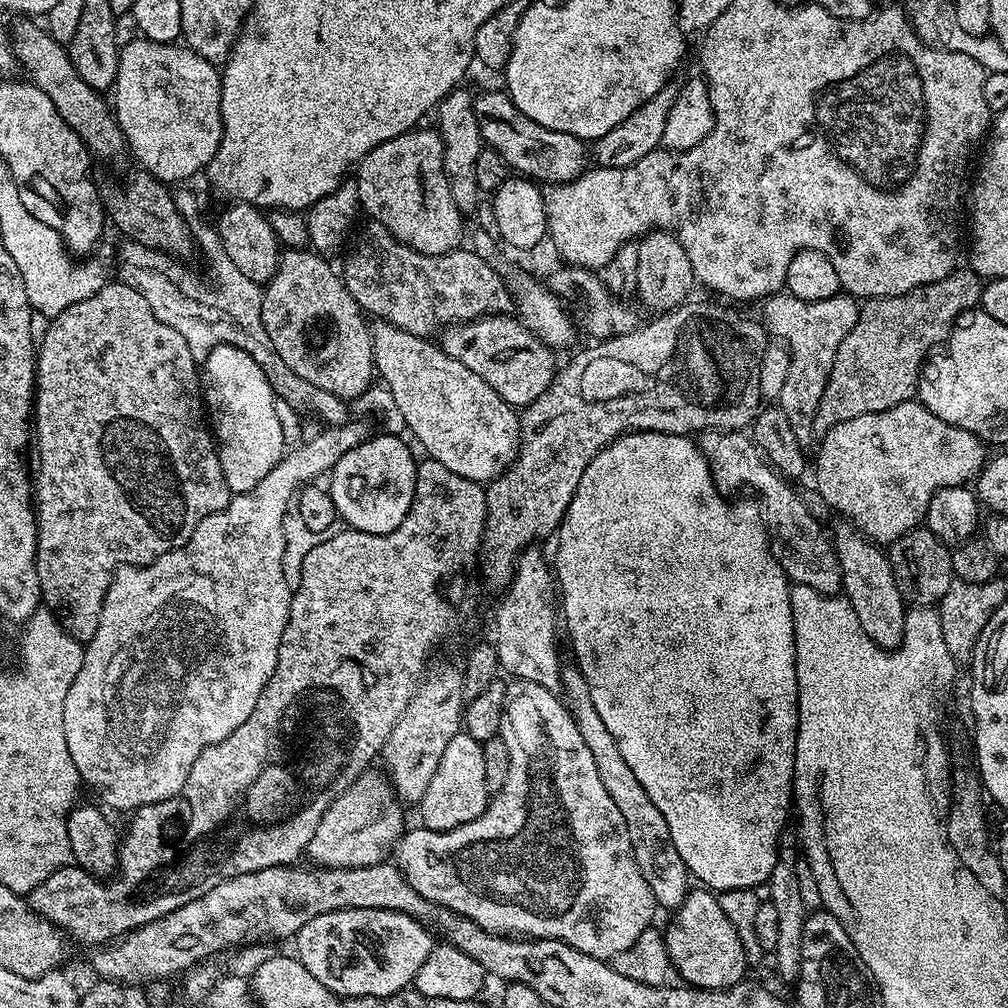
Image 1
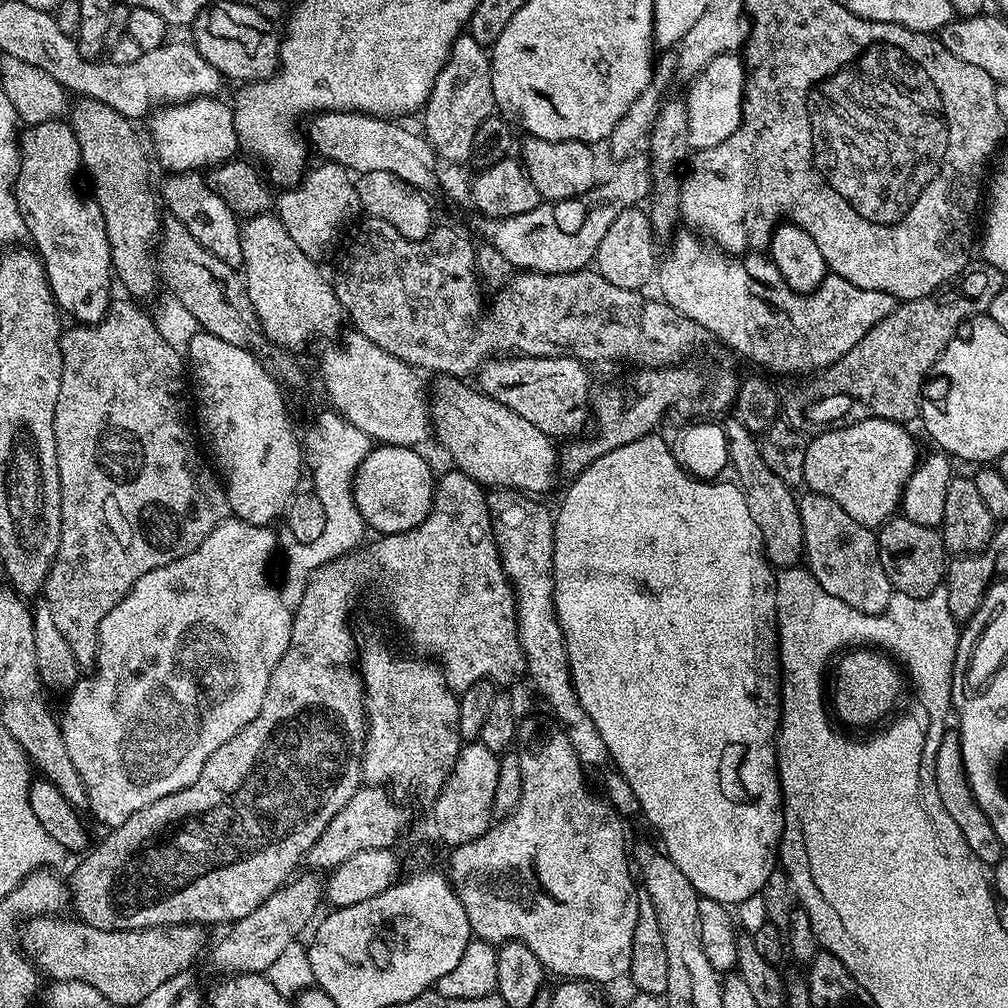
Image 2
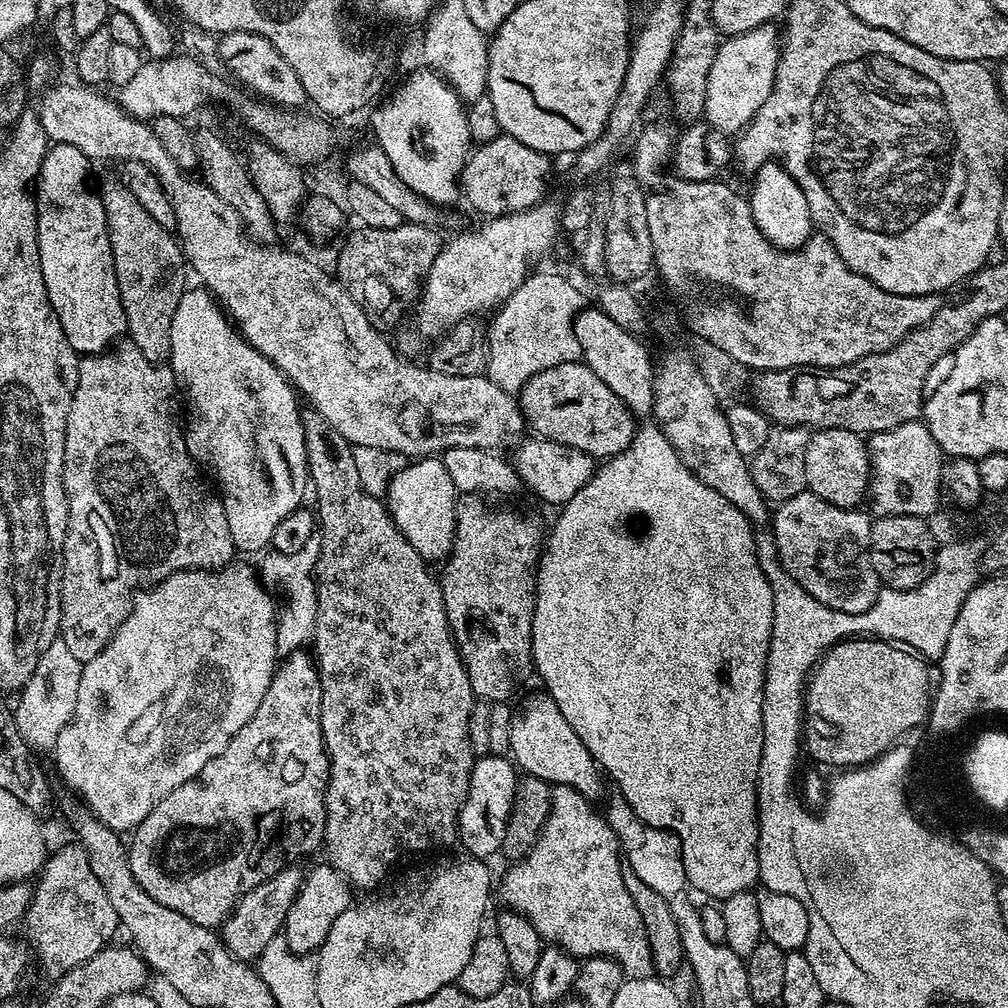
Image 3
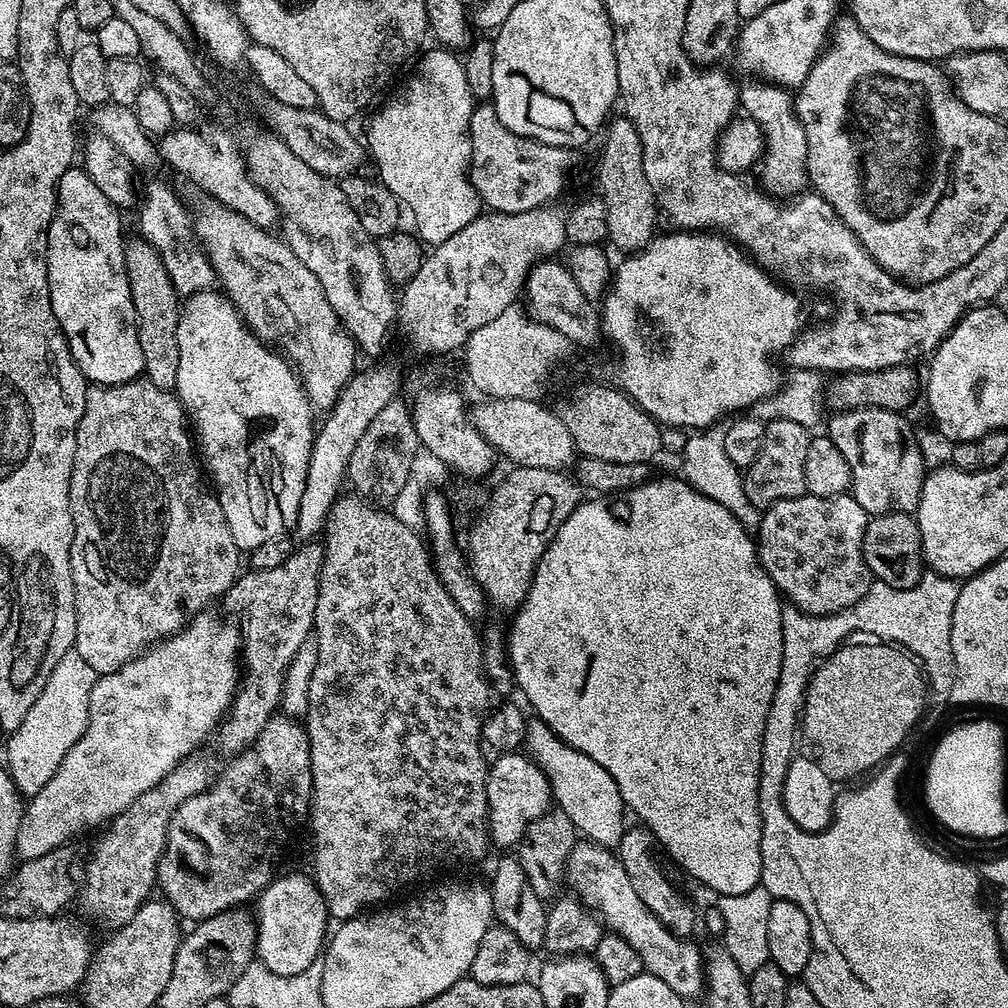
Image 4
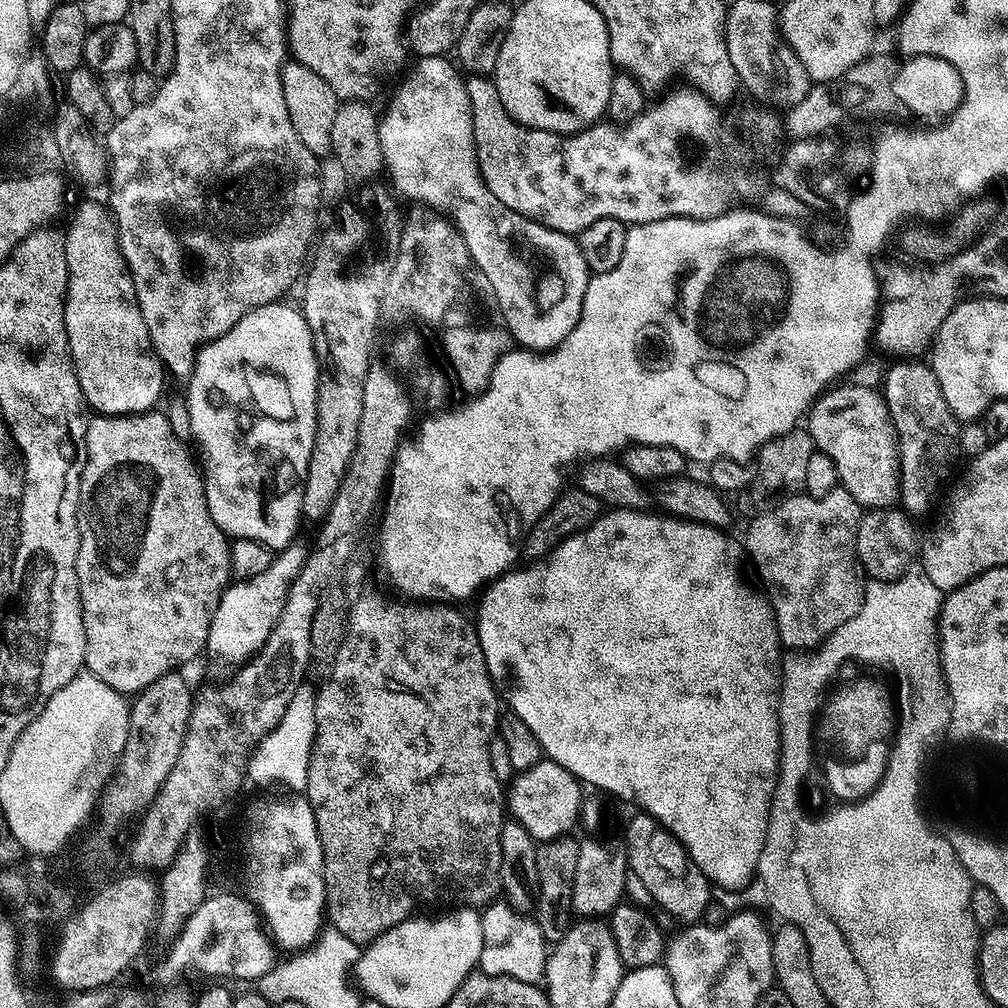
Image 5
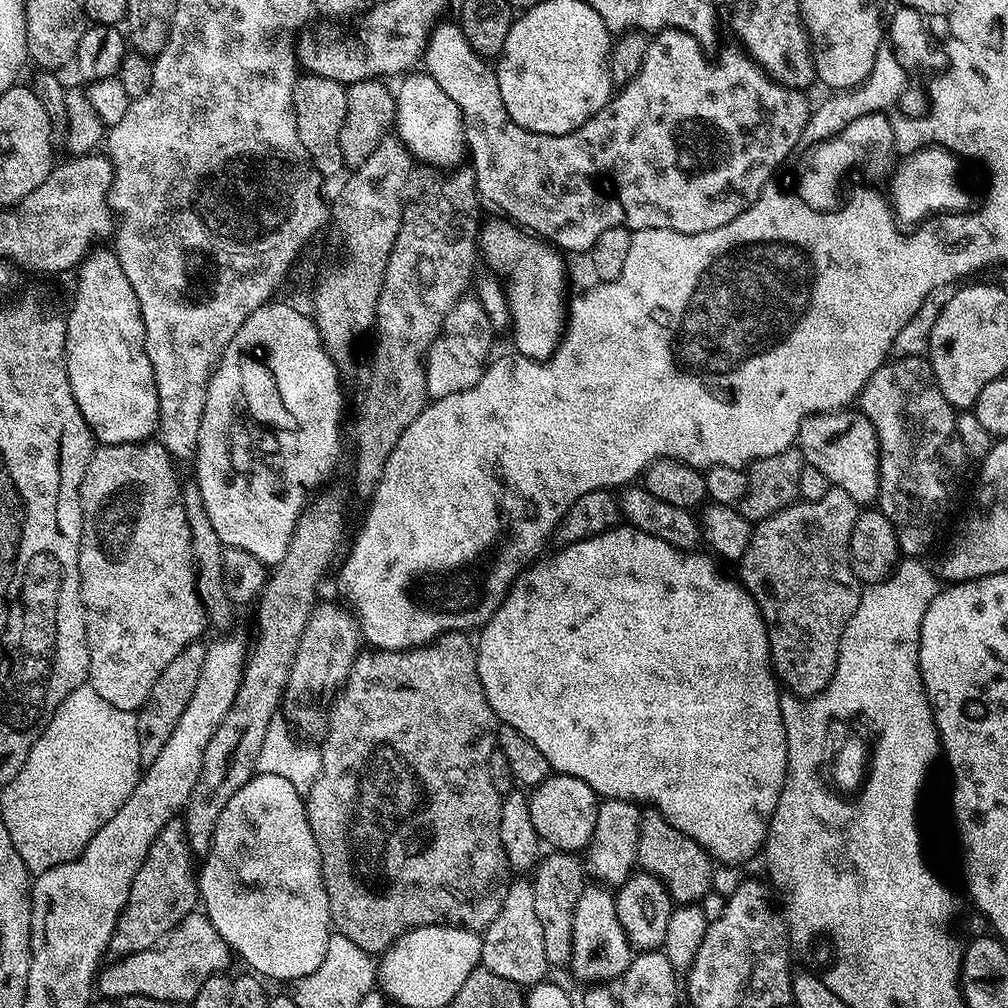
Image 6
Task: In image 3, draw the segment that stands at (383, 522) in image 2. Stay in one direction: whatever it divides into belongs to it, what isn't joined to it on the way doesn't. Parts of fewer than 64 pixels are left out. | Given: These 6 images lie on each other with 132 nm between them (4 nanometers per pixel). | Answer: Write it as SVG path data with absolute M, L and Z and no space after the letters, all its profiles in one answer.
M416 458L392 476L386 493L388 512L425 562L443 562L452 552L456 533L458 489L440 458Z

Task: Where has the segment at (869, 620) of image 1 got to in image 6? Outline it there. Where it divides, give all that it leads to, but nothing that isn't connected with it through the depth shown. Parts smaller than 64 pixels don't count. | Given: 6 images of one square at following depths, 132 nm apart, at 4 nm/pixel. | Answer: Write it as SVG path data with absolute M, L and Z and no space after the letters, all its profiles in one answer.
M829 487L826 498L818 498L818 502L797 502L759 521L753 527L746 554L739 561L738 579L759 606L768 631L773 673L791 695L817 696L826 690L836 673L840 639L862 599L861 582L850 566L850 534L857 515L858 505L854 498L850 498L846 490Z

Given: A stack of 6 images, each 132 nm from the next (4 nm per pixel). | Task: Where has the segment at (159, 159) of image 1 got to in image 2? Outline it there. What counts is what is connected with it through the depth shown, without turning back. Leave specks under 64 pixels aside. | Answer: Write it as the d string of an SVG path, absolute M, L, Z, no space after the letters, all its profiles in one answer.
M200 96L184 103L169 103L167 106L157 107L151 113L147 121L148 128L152 131L151 147L154 149L155 159L157 156L168 167L169 173L208 170L237 155L240 139L234 130L232 110L221 100Z

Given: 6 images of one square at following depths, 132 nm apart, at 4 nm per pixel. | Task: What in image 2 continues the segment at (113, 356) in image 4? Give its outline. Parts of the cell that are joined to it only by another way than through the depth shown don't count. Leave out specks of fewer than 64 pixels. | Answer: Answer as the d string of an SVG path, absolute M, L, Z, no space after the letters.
M63 119L27 125L19 133L20 169L16 175L16 201L28 227L28 235L48 275L48 285L61 313L73 316L73 321L96 324L108 312L108 287L114 284L112 251L102 222L102 210L91 195L80 193L76 179L81 179L82 165L78 138L74 138L71 123Z

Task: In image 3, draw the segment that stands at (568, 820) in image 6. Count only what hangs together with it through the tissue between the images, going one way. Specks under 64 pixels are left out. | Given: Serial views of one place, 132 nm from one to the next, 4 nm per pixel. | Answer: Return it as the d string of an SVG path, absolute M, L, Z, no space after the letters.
M481 756L472 765L468 779L468 793L460 807L460 816L456 820L459 843L464 843L463 851L470 856L489 858L497 855L506 834L510 810L516 797L518 768L508 756Z

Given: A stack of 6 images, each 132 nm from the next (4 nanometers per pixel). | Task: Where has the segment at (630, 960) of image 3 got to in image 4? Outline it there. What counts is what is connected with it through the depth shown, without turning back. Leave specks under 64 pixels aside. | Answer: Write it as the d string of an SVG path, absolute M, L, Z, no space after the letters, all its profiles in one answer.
M581 839L574 846L568 859L566 884L587 908L596 913L601 925L611 935L626 938L630 946L634 946L634 954L642 958L644 972L650 976L662 978L674 994L691 998L699 997L705 991L704 966L705 957L691 943L691 939L676 936L650 914L650 909L638 898L630 877L622 866L619 855L613 849L593 844L588 839Z

